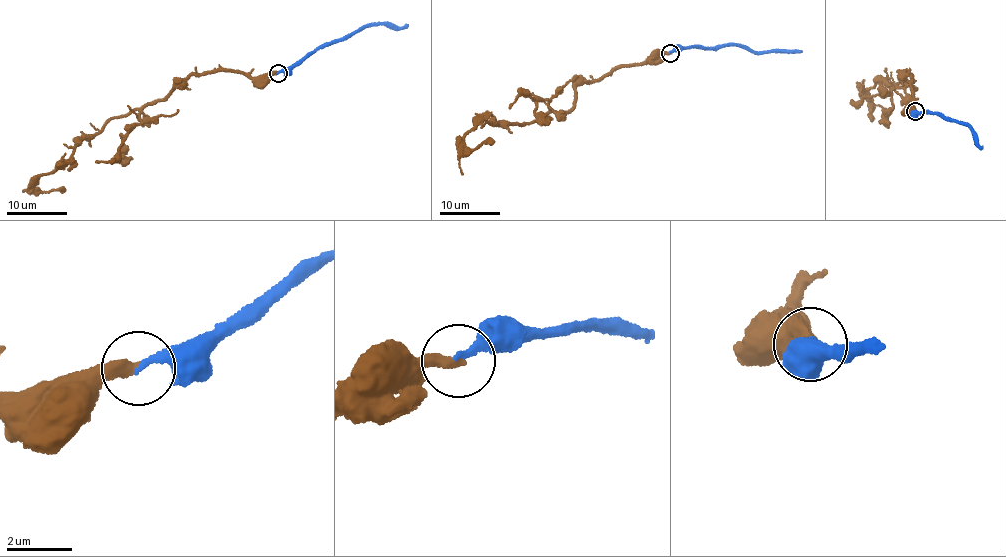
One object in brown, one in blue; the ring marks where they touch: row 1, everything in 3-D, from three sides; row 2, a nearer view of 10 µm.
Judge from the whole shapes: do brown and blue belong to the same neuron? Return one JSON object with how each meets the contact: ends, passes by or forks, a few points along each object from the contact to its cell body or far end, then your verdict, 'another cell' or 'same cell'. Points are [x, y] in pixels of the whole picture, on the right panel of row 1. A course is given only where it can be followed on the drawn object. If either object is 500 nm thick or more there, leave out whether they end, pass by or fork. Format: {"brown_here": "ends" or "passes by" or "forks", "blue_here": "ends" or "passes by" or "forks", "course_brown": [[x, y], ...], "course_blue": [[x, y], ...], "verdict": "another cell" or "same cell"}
{"brown_here": "ends", "blue_here": "ends", "course_brown": [[915, 112], [908, 73], [904, 77], [915, 88], [902, 79], [890, 84], [886, 78], [861, 88], [872, 120]], "course_blue": [[915, 112], [922, 115], [936, 113], [942, 118], [968, 125], [982, 147]], "verdict": "same cell"}

